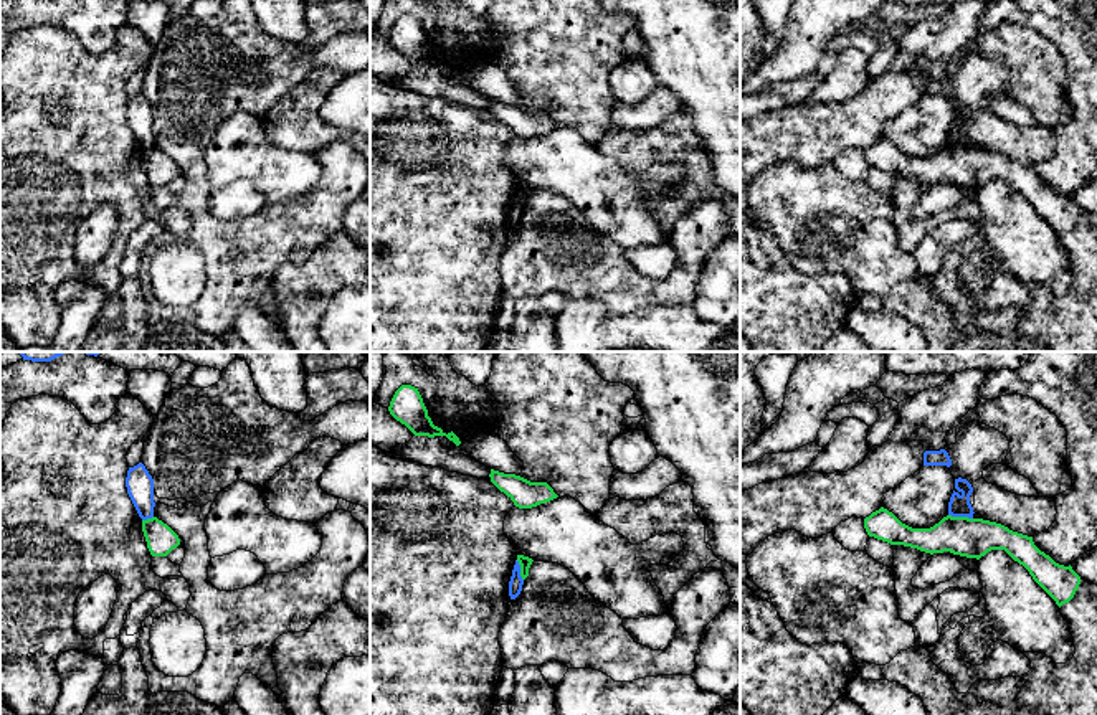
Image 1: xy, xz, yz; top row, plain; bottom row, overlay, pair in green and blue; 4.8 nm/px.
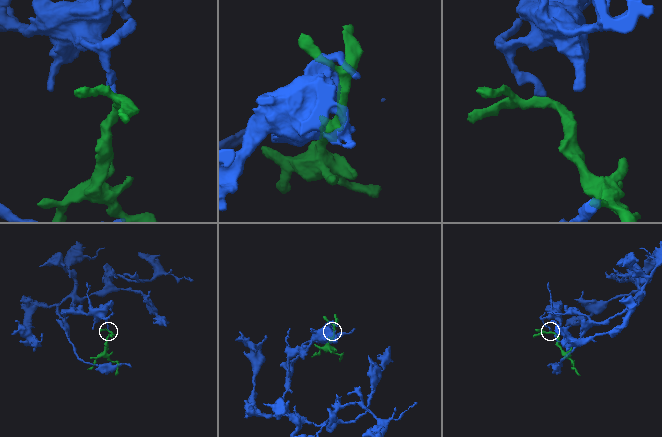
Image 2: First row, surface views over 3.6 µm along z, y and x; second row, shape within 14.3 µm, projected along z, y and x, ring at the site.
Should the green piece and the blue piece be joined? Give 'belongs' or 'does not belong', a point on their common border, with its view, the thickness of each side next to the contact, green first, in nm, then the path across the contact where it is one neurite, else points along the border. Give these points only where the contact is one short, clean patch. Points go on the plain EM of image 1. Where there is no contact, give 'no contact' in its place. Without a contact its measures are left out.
does not belong | yz (960, 147) | 190/110 nm | along yz (949, 144), (972, 149)

